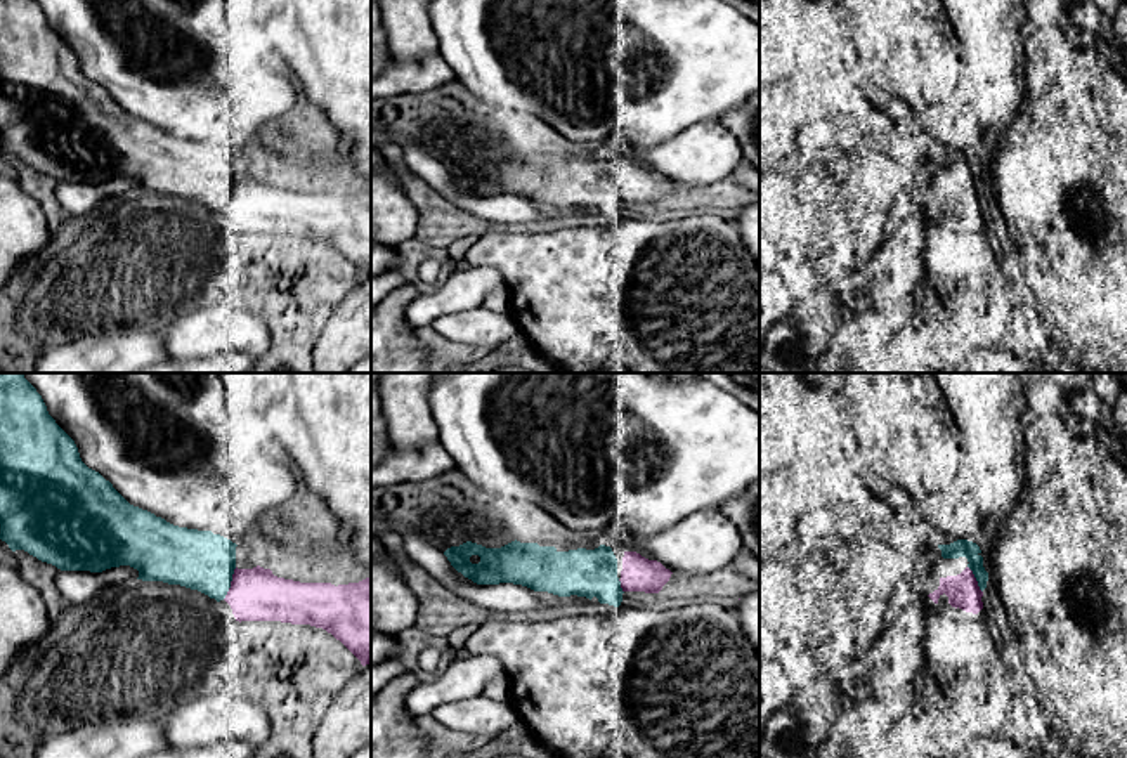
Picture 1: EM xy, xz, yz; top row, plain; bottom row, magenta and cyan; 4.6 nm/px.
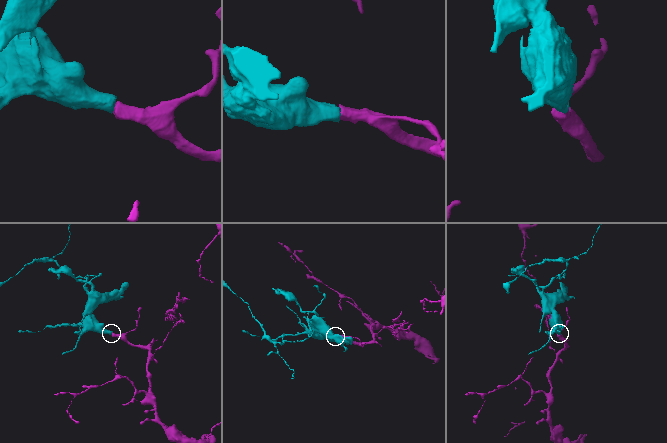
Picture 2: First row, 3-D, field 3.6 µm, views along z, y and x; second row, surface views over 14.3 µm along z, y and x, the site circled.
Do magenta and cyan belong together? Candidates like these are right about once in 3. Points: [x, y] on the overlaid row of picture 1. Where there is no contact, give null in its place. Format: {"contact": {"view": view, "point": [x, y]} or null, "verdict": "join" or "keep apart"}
{"contact": {"view": "xy", "point": [231, 583]}, "verdict": "join"}

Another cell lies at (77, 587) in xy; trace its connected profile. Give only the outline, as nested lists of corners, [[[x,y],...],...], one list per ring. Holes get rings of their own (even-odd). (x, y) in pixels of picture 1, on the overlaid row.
[[[130,565],[111,567],[102,572],[90,571],[61,571],[55,586],[61,597],[76,605],[85,607],[120,585],[137,581],[139,571]]]

